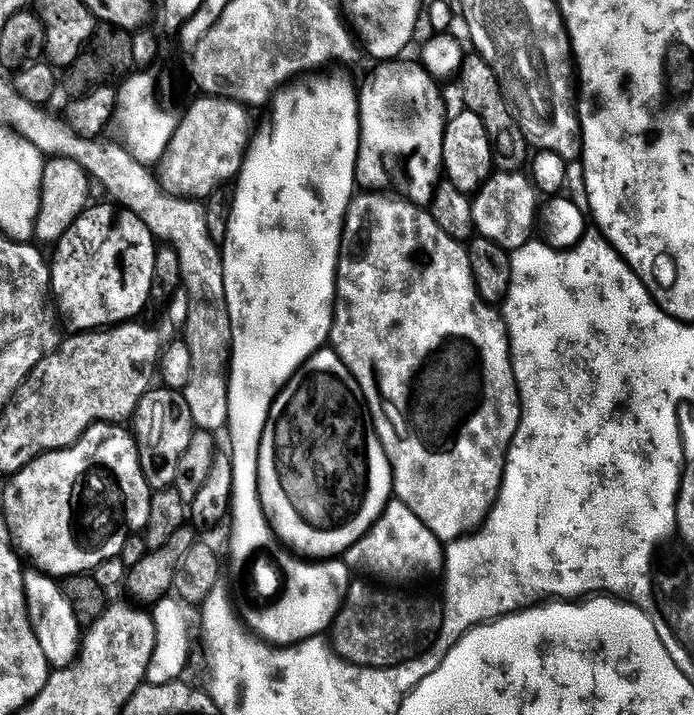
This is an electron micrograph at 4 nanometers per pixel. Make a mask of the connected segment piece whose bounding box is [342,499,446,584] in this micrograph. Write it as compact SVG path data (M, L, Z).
M393 499L376 519L376 525L344 553L342 559L349 569L361 568L380 580L404 584L407 580L420 580L441 571L446 555L445 545L424 525L401 500Z

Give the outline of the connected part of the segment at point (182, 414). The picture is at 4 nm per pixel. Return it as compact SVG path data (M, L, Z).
M153 387L140 399L134 417L136 448L140 452L140 465L146 482L154 490L171 489L176 483L178 462L186 454L192 442L194 425L192 415L186 406L183 395L171 387Z

